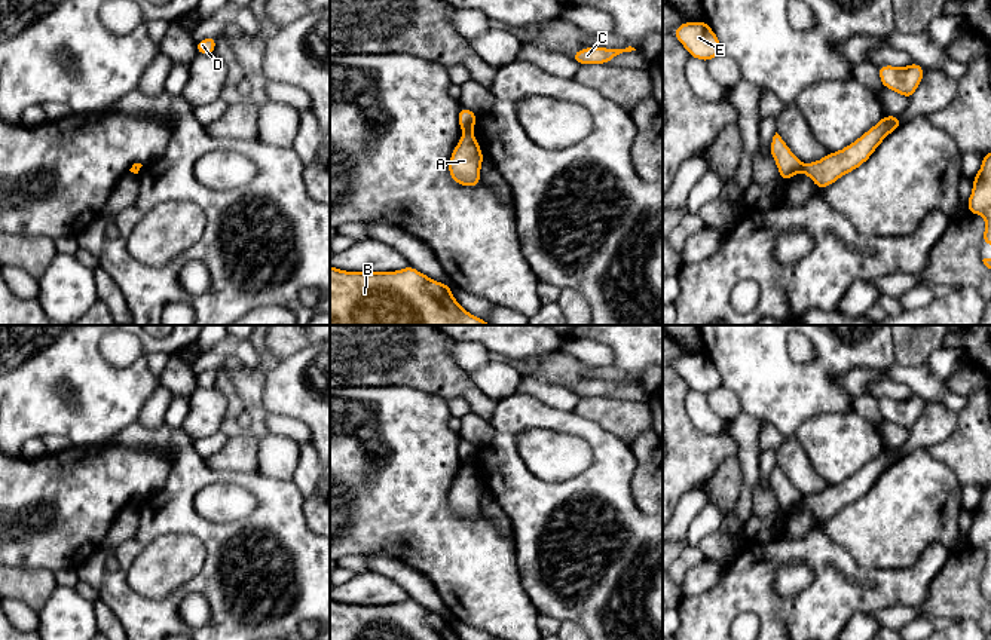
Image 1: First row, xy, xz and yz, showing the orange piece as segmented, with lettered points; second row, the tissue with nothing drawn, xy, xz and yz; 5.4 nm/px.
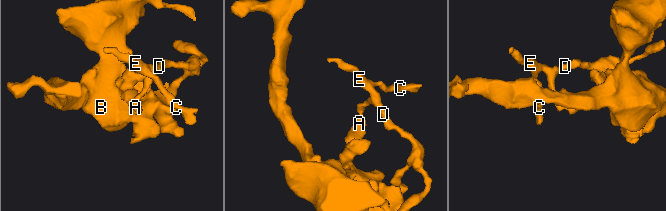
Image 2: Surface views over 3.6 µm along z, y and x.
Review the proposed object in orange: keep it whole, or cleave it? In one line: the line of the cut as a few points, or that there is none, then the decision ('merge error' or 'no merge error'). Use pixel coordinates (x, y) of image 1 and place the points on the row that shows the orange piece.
xz (464, 131), (471, 132) | merge error

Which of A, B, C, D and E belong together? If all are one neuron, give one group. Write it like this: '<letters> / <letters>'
A B / C D E

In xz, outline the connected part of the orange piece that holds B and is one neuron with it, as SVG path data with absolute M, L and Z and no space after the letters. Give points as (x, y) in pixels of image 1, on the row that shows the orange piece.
M330 266L333 325L492 325L459 306L452 287L407 266L397 272L346 272Z

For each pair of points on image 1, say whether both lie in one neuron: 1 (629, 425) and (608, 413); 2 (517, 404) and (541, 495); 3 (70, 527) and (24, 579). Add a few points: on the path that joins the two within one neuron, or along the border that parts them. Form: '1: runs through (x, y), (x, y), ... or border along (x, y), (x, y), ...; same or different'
1: runs through (624, 420), (612, 415); same
2: runs through (507, 426), (507, 459), (519, 474); same
3: border along (15, 566), (49, 569), (54, 573); different

